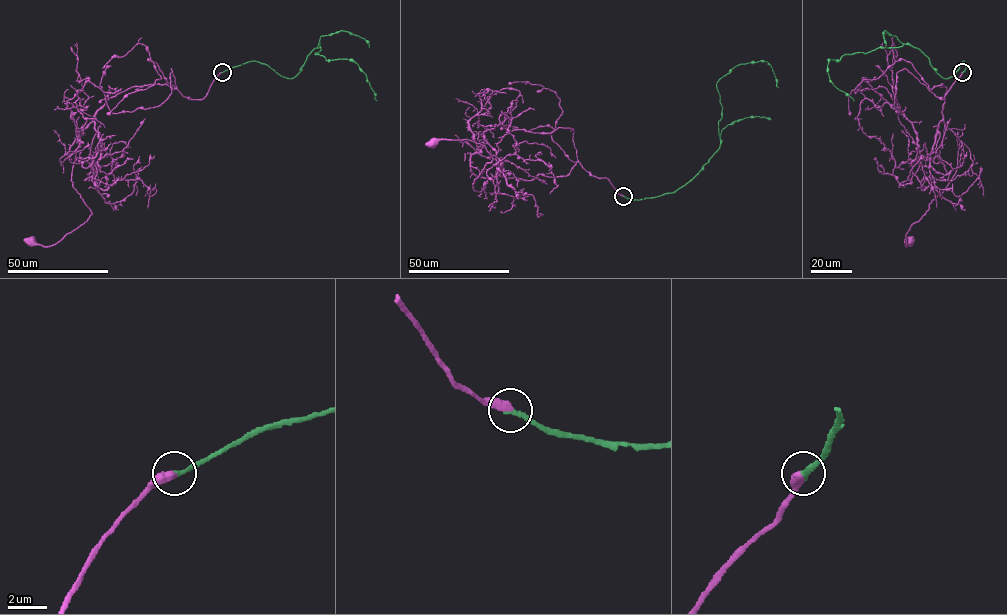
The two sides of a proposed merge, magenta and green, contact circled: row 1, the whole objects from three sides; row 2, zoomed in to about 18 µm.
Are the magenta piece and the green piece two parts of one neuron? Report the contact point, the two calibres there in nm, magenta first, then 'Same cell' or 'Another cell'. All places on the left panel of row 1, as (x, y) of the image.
Place: (222, 72). Thickness 440 nm (magenta) against 240 nm. Same cell

